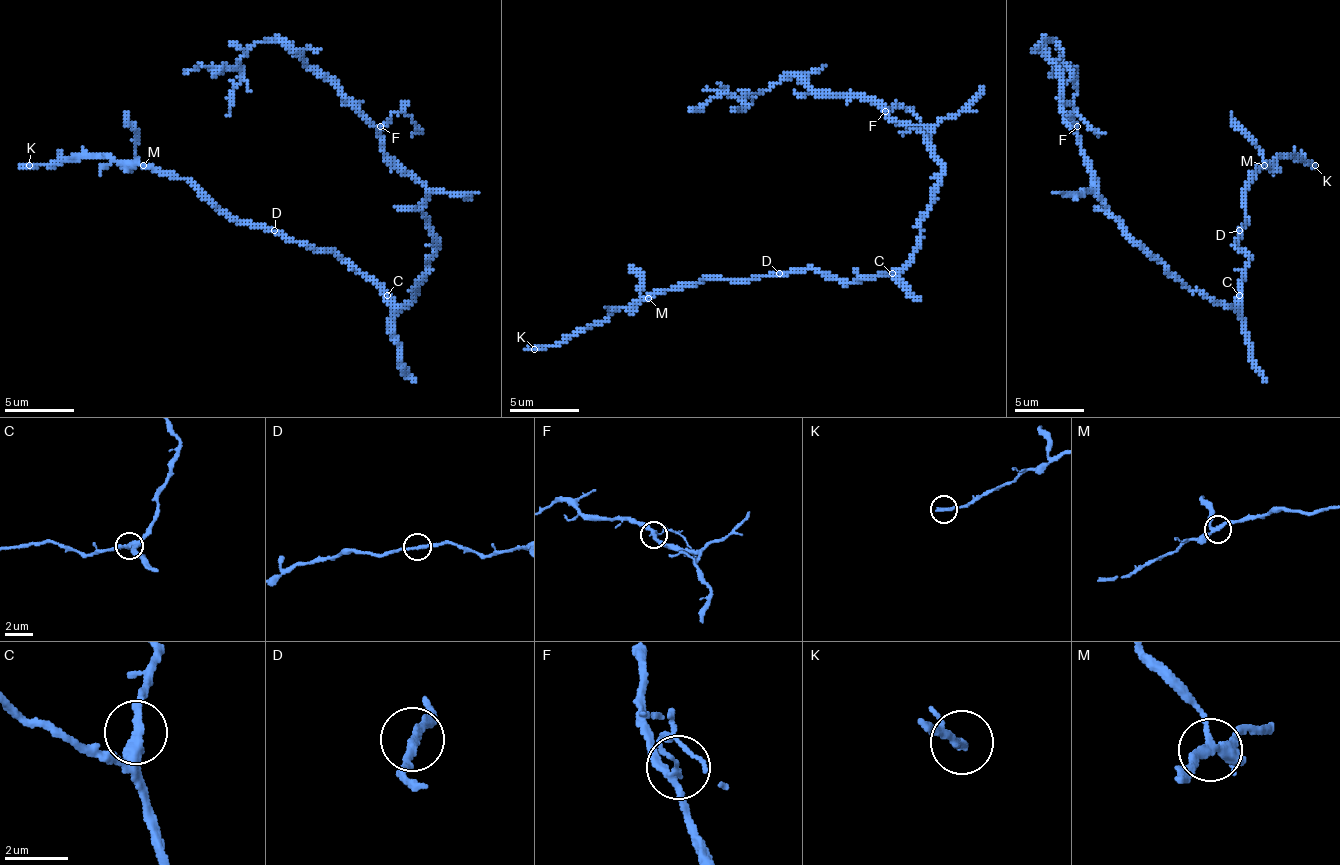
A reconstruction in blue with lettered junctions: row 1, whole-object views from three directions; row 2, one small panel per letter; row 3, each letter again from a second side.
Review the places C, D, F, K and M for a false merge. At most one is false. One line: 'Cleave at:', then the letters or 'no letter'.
Cleave at: no letter

